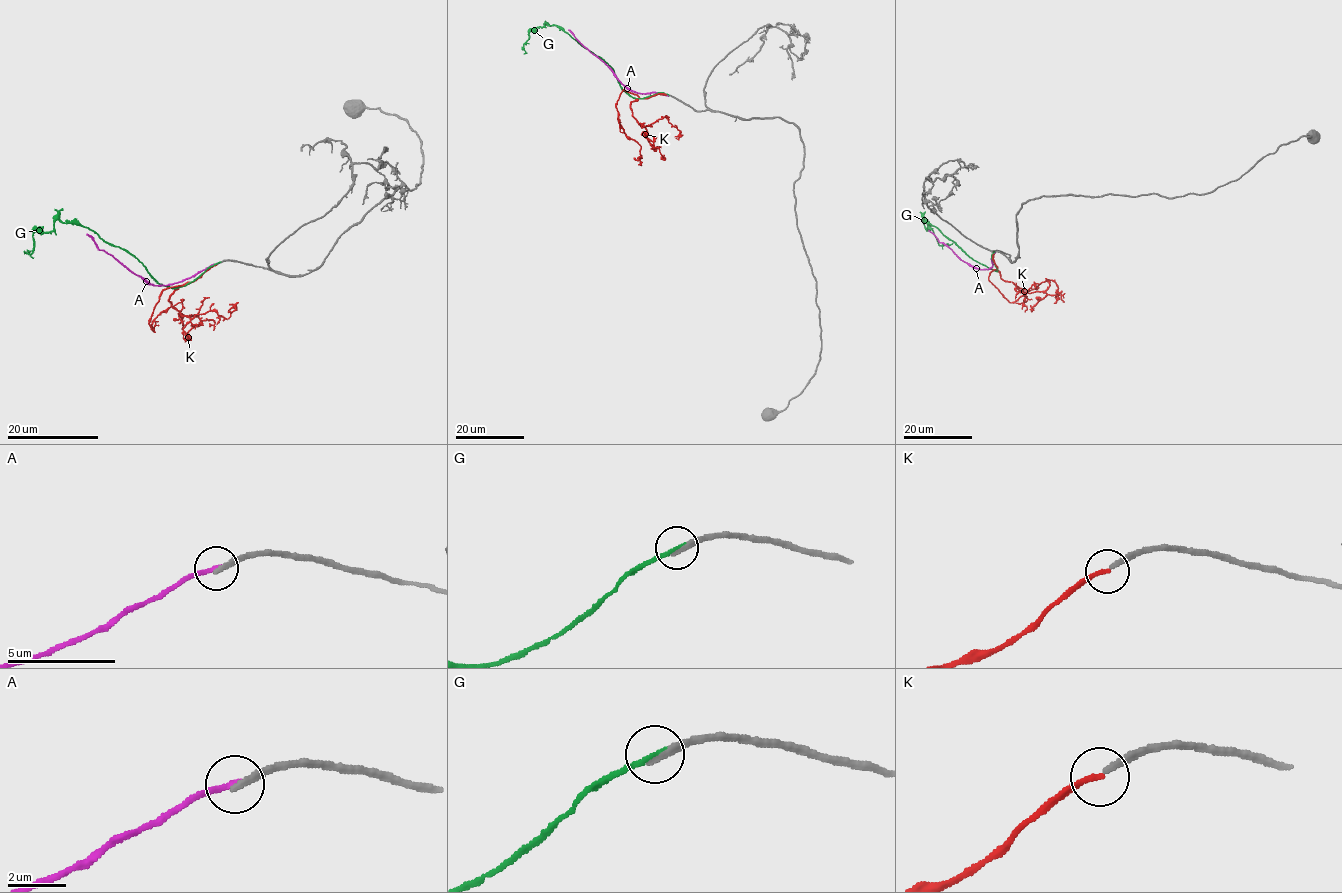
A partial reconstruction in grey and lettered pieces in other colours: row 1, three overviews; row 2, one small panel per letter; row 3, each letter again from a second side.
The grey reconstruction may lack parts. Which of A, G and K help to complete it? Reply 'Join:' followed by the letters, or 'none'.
Join: none

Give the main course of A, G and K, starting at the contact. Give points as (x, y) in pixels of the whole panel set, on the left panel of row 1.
A: (217, 263), (182, 280), (150, 285), (101, 250), (86, 233)
G: (218, 263), (185, 285), (166, 287), (124, 249), (58, 219), (52, 231), (34, 232), (34, 250), (27, 249)
K: (215, 265), (193, 281), (162, 293), (149, 322), (151, 329), (151, 322), (182, 299), (181, 329)

